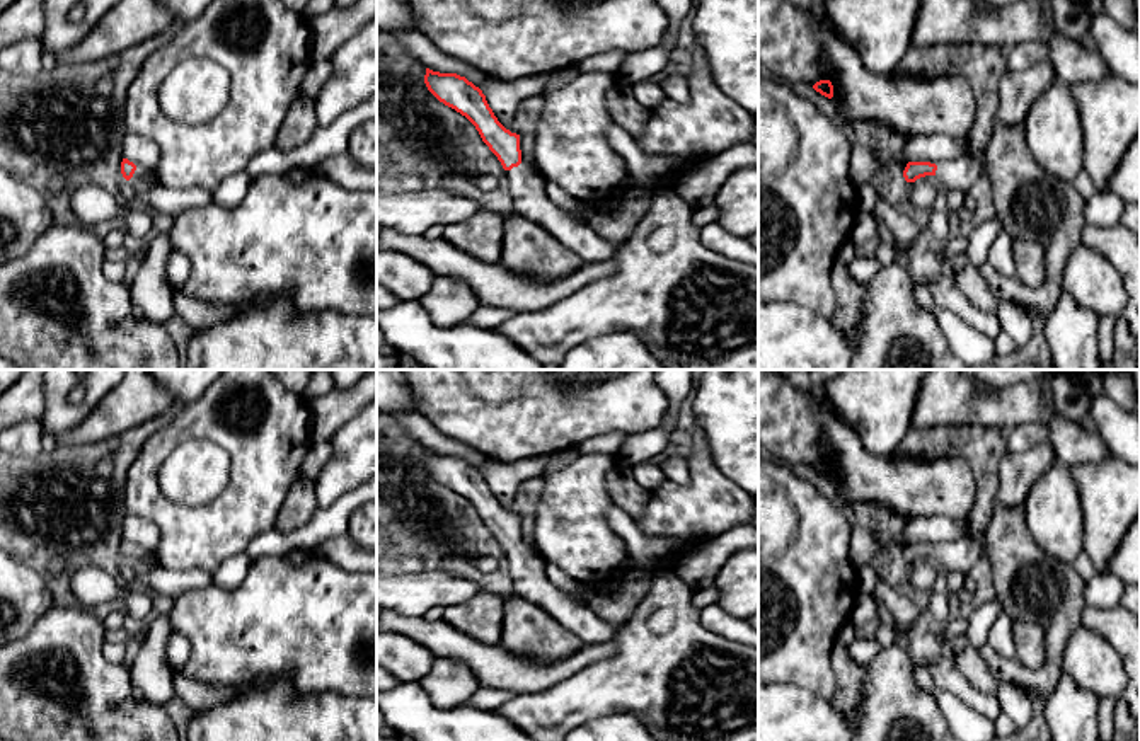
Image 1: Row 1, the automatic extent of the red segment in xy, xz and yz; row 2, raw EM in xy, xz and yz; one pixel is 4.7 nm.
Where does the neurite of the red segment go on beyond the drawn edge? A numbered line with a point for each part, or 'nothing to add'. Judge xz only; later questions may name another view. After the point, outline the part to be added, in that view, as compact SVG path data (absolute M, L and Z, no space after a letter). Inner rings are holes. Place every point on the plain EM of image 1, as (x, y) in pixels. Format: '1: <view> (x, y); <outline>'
1: xz (527, 569); M528 545L506 552L513 595L547 610L559 623L576 634L583 644L612 640L617 627L590 610L578 596L556 588L545 576L545 560Z

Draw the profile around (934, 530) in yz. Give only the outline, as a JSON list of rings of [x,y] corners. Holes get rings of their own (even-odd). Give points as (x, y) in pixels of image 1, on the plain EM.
[[[920,516],[905,520],[901,540],[907,543],[939,545],[953,540],[964,540],[966,528],[959,520],[947,516]]]

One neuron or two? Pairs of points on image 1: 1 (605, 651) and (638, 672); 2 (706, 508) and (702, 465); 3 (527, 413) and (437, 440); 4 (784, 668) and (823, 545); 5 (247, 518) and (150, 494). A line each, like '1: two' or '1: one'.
1: two
2: one
3: two
4: one
5: one

